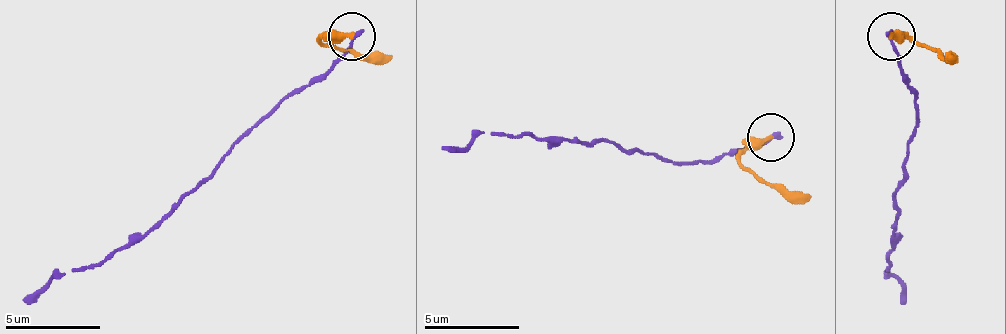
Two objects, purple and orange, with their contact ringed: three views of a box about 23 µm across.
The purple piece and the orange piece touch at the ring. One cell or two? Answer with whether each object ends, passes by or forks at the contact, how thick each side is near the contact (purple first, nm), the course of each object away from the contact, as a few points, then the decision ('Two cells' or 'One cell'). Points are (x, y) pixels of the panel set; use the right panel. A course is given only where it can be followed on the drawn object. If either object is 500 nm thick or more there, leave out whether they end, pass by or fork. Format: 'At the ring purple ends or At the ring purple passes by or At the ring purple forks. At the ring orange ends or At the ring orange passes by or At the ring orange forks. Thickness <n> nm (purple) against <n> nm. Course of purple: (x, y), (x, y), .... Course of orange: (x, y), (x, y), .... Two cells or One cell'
At the ring purple ends. At the ring orange ends. Thickness 240 nm (purple) against 360 nm. Course of purple: (892, 37), (916, 94), (887, 274), (902, 284), (902, 303). Course of orange: (892, 37), (916, 37), (939, 56), (949, 56). Two cells

